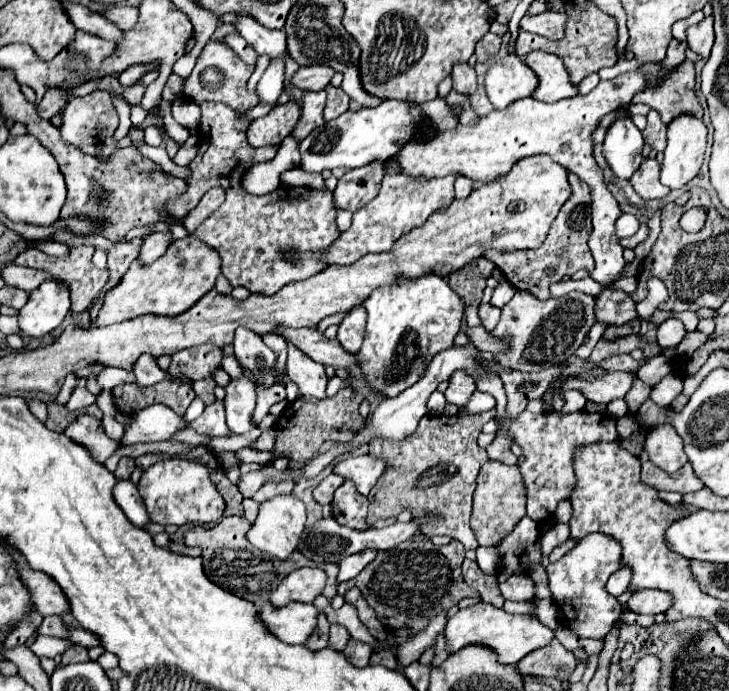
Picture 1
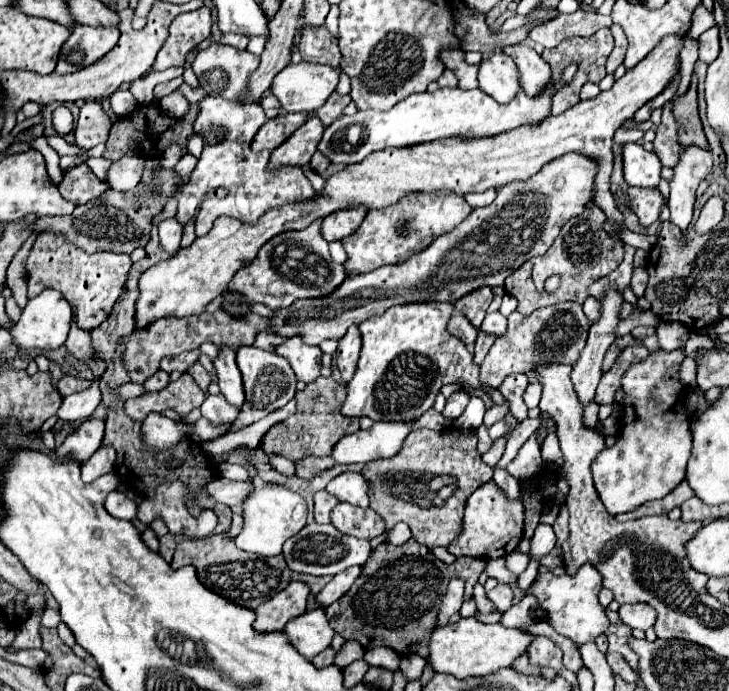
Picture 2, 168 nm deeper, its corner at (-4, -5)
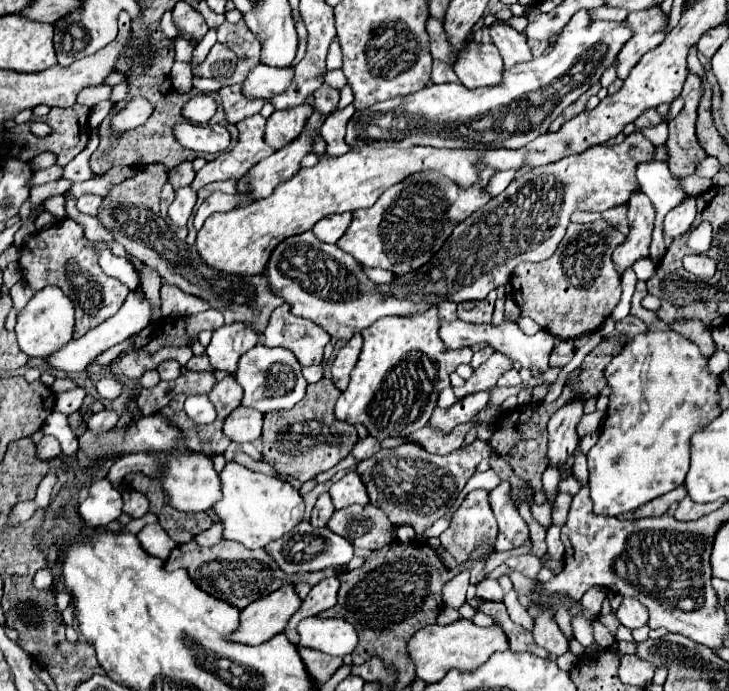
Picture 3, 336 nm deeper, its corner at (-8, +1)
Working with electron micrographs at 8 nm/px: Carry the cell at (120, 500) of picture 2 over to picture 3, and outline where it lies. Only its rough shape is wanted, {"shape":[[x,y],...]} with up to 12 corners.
{"shape":[[97,480],[79,504],[87,526],[105,526],[121,516],[123,498]]}

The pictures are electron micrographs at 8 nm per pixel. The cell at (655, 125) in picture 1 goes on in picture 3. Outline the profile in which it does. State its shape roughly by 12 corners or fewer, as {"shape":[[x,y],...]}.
{"shape":[[689,74],[681,92],[685,106],[669,120],[669,170],[693,174],[707,156],[695,134],[703,88]]}

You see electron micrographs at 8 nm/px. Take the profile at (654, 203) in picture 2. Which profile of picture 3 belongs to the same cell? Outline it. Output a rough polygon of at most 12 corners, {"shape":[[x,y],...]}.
{"shape":[[631,196],[629,234],[613,252],[619,276],[649,256],[655,208]]}

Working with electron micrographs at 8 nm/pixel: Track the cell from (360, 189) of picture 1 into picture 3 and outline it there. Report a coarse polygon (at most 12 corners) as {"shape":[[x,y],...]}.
{"shape":[[351,212],[333,214],[313,226],[313,234],[335,244],[351,224]]}

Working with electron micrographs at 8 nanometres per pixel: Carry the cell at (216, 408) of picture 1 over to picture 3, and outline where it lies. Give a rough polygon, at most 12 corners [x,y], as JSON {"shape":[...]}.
{"shape":[[233,376],[215,382],[207,396],[223,420],[241,404]]}

